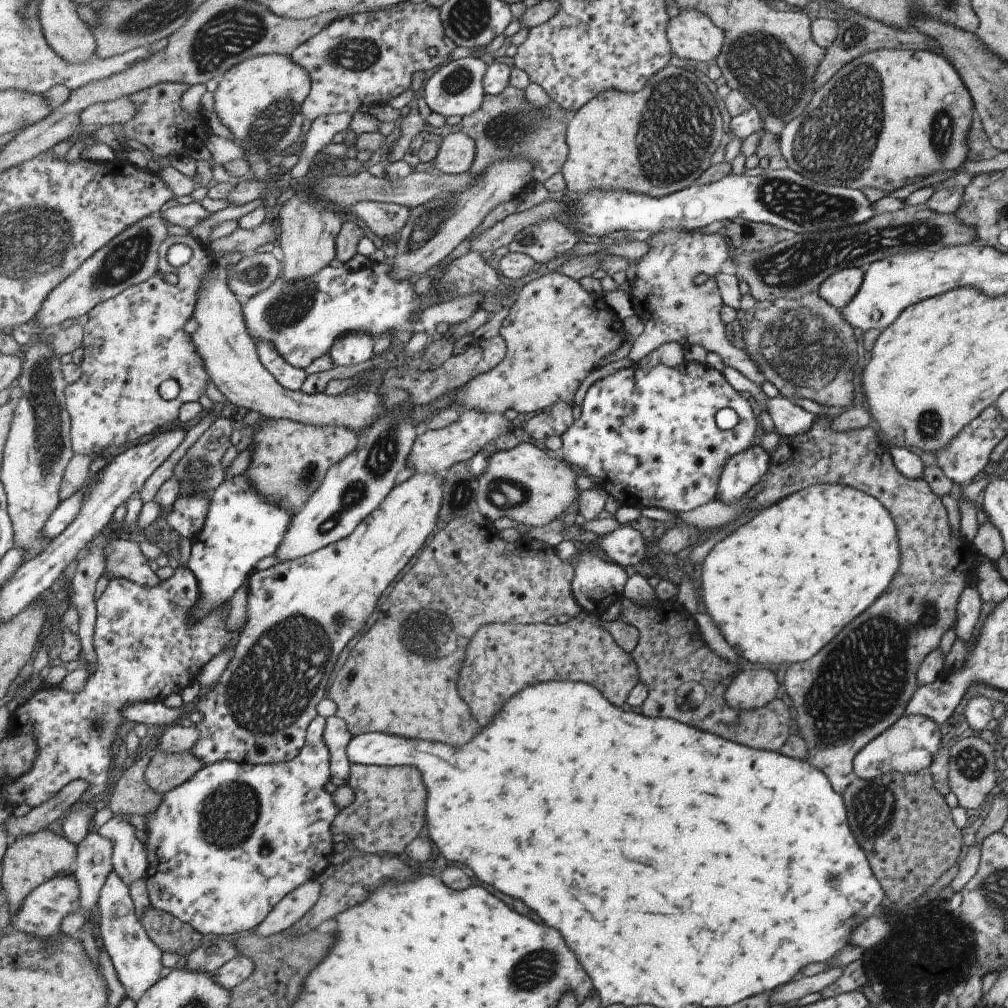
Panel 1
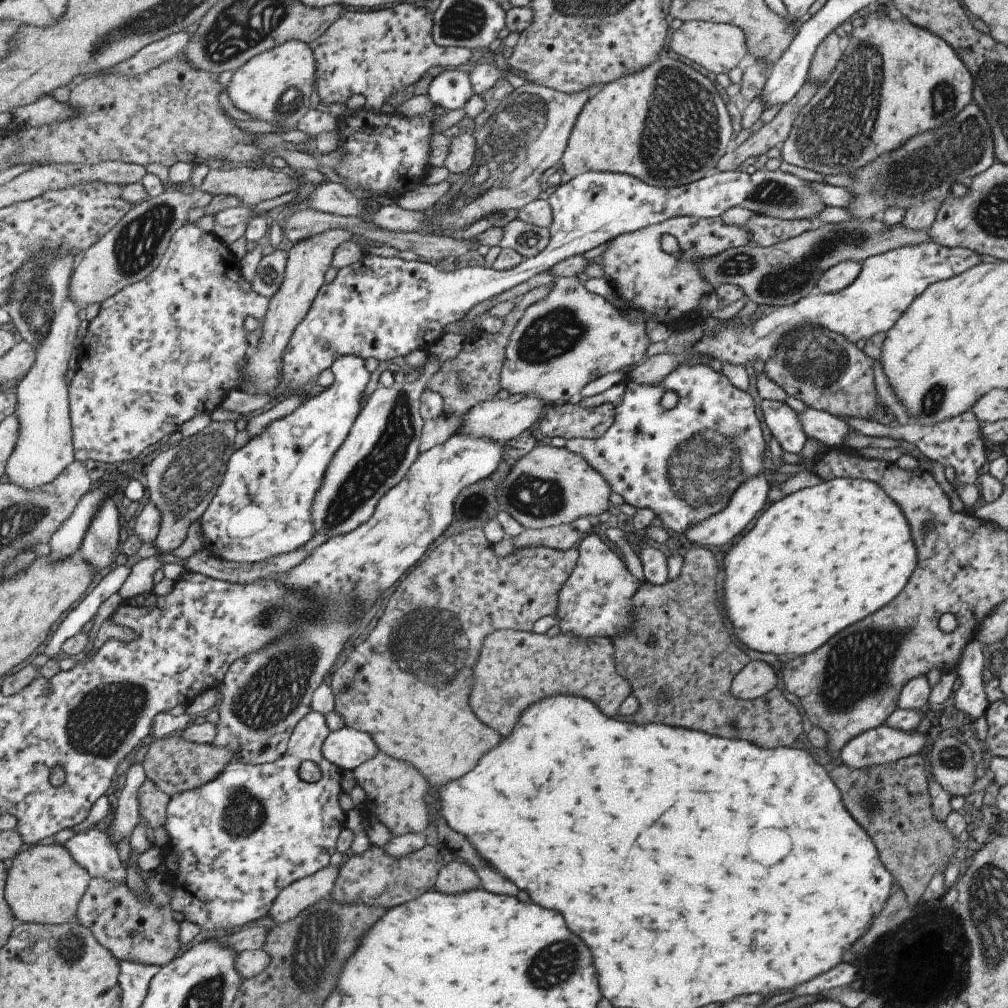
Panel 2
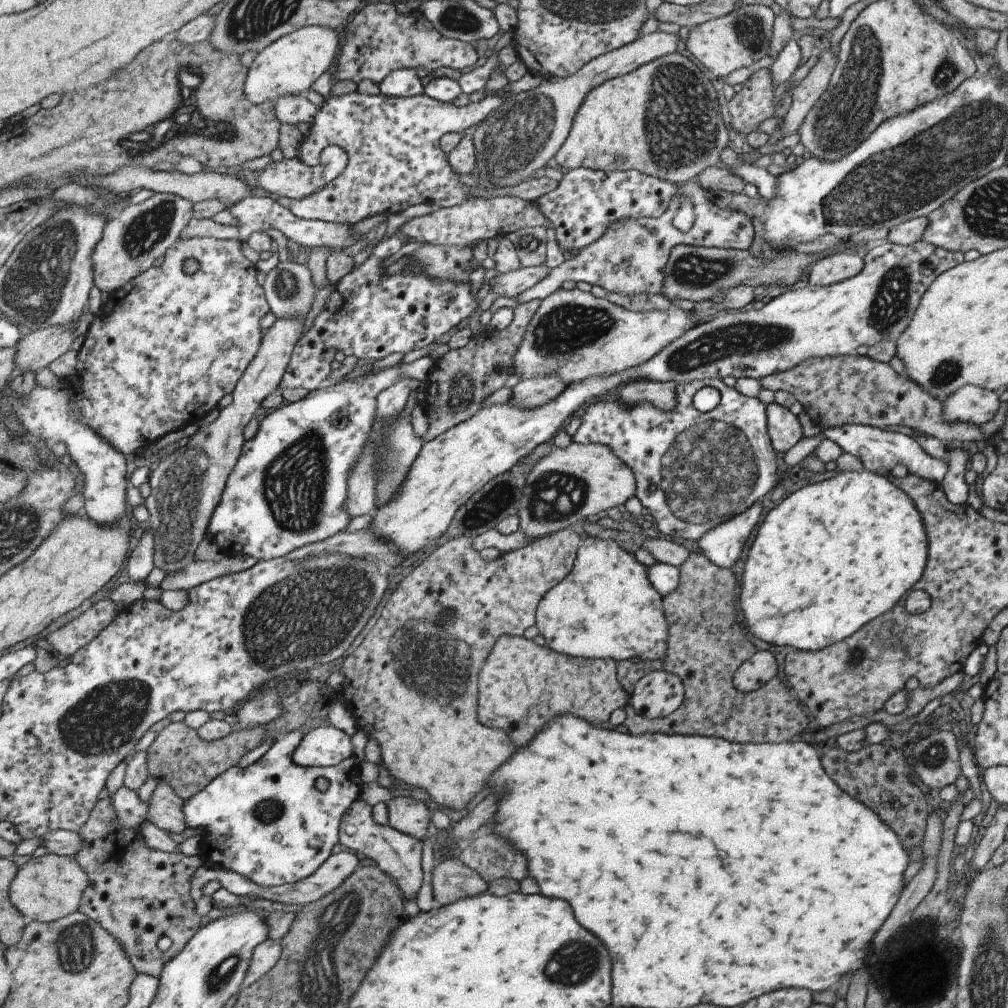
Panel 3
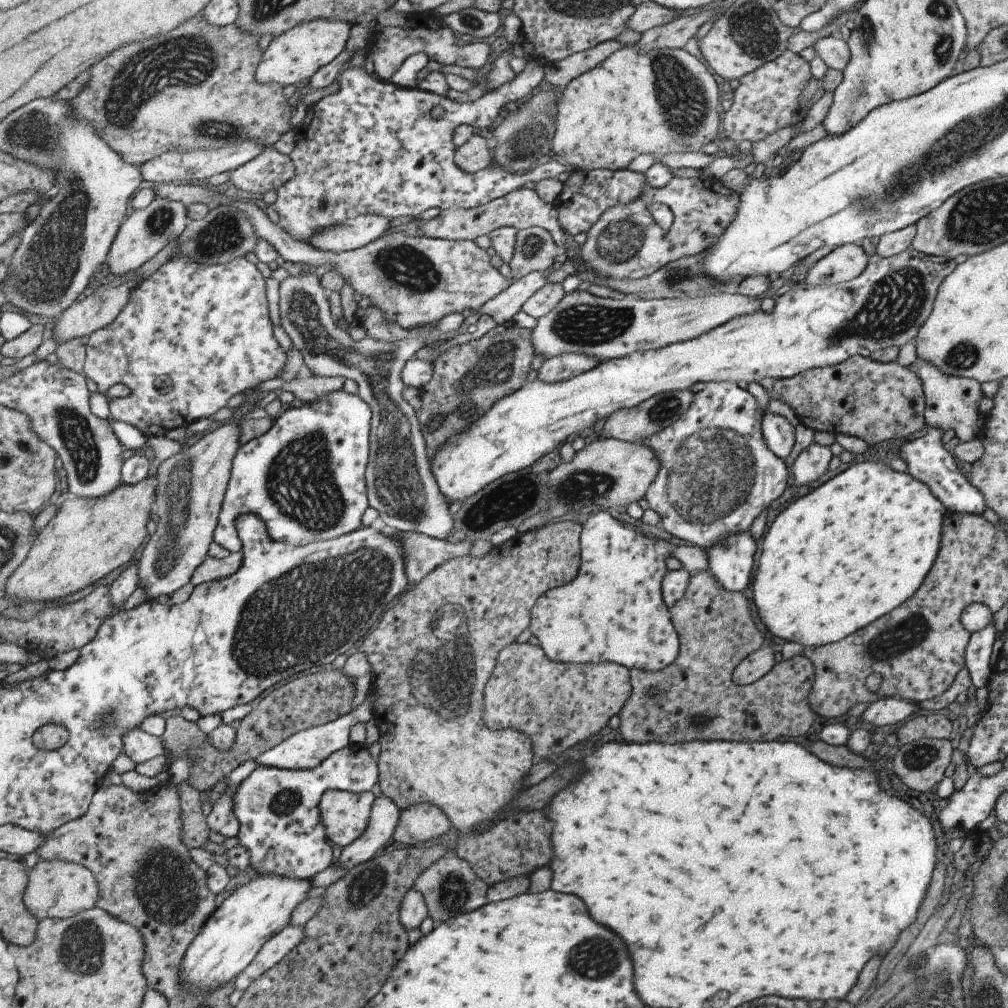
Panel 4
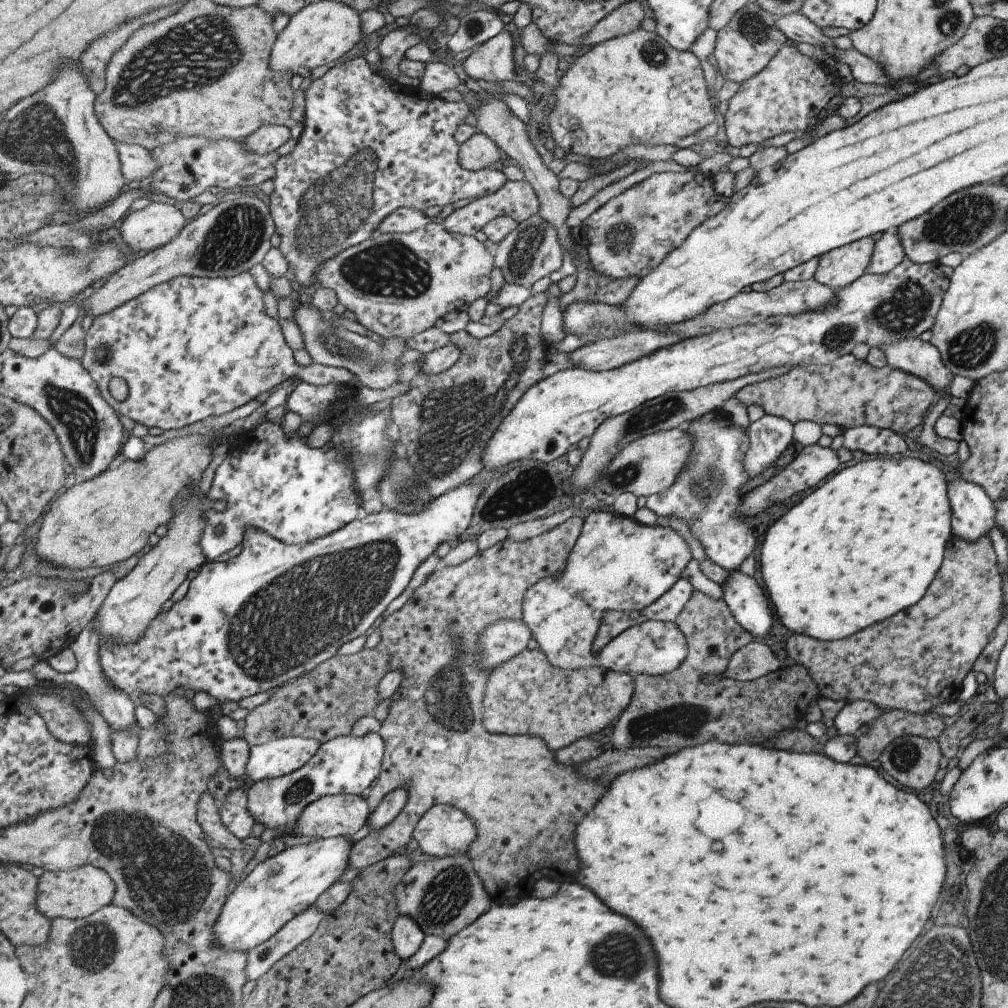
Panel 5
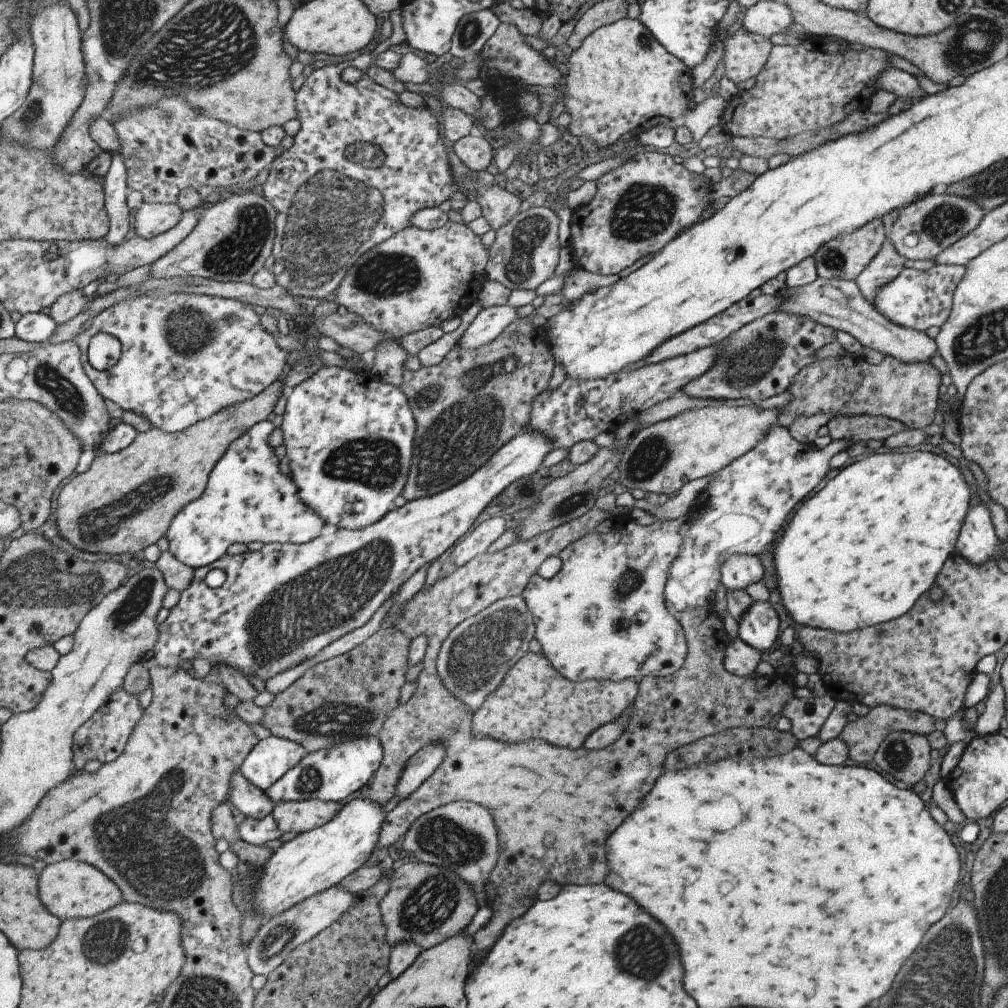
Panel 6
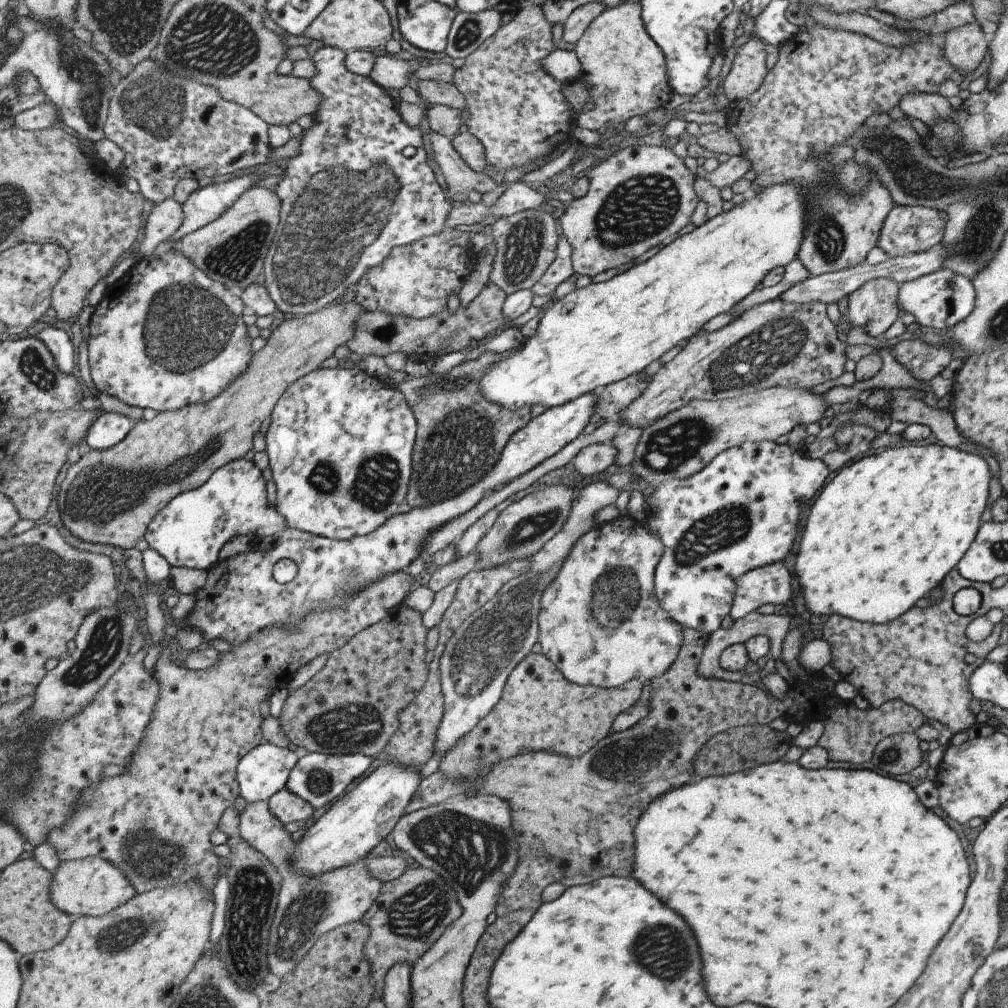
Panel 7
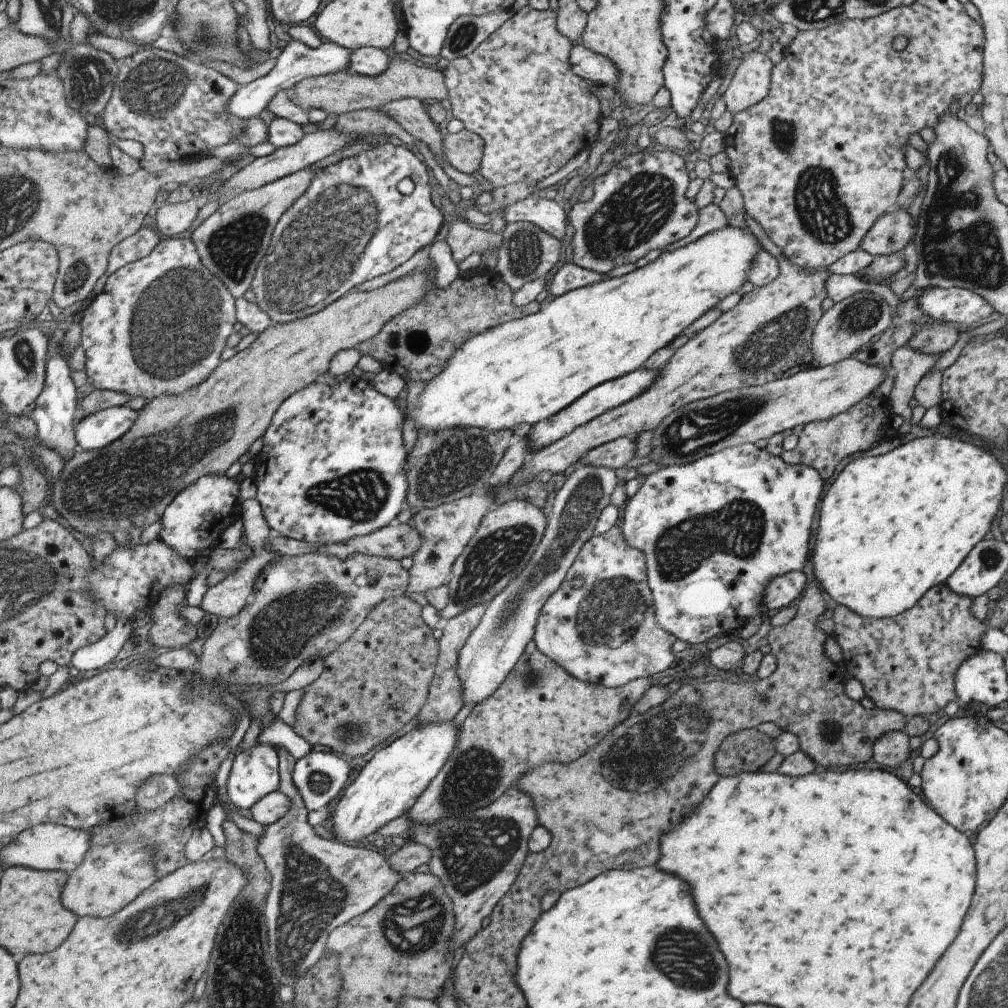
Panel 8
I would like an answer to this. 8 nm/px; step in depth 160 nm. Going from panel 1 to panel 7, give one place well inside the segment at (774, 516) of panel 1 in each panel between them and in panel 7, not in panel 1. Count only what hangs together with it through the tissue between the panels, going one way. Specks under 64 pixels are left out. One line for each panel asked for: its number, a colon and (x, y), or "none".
2: (823, 557)
3: (829, 558)
4: (825, 570)
5: (864, 545)
6: (859, 552)
7: (886, 529)

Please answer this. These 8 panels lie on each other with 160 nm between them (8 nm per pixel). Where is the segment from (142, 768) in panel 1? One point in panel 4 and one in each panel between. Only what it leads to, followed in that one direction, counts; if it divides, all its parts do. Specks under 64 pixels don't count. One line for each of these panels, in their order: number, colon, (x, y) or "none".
2: (154, 803)
3: (165, 811)
4: (194, 815)

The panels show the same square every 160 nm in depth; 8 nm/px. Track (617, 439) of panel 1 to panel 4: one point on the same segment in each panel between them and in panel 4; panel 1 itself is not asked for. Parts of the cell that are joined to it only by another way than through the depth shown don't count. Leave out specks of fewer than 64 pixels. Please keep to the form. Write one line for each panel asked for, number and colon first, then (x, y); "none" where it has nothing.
2: (683, 463)
3: (693, 470)
4: (715, 475)

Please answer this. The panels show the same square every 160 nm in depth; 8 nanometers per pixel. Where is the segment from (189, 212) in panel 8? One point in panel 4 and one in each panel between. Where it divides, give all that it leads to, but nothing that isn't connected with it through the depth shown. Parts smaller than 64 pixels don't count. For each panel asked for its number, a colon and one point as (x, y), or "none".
4: (145, 232)
5: (146, 230)
6: (151, 220)
7: (165, 219)

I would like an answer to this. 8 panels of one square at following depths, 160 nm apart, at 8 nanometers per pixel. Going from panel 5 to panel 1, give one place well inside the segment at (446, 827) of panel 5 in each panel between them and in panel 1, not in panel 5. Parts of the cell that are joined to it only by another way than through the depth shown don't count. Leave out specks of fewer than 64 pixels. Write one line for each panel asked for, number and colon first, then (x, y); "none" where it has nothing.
1: (387, 812)
2: (397, 795)
3: (407, 815)
4: (422, 821)

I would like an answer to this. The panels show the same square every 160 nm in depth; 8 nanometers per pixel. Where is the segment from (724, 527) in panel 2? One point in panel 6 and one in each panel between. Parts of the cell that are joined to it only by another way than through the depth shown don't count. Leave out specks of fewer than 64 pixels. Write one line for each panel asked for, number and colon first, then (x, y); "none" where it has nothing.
3: (722, 544)
4: (730, 559)
5: (747, 602)
6: (757, 626)

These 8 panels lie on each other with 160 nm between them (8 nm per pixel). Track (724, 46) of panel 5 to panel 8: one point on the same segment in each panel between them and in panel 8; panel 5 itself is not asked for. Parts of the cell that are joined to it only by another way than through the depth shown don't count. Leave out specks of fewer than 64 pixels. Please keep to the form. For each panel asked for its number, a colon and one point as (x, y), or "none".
6: (744, 53)
7: (747, 70)
8: (751, 81)

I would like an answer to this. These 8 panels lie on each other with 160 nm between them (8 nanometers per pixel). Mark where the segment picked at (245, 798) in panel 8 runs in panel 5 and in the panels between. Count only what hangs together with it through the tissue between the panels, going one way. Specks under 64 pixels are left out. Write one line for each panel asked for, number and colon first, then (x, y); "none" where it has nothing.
5: (279, 757)
6: (273, 757)
7: (264, 771)

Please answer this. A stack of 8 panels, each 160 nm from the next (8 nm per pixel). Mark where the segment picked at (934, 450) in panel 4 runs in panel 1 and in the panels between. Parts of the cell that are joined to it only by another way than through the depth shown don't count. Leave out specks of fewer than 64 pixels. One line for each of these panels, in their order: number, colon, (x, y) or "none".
1: (788, 419)
2: (820, 425)
3: (877, 448)

